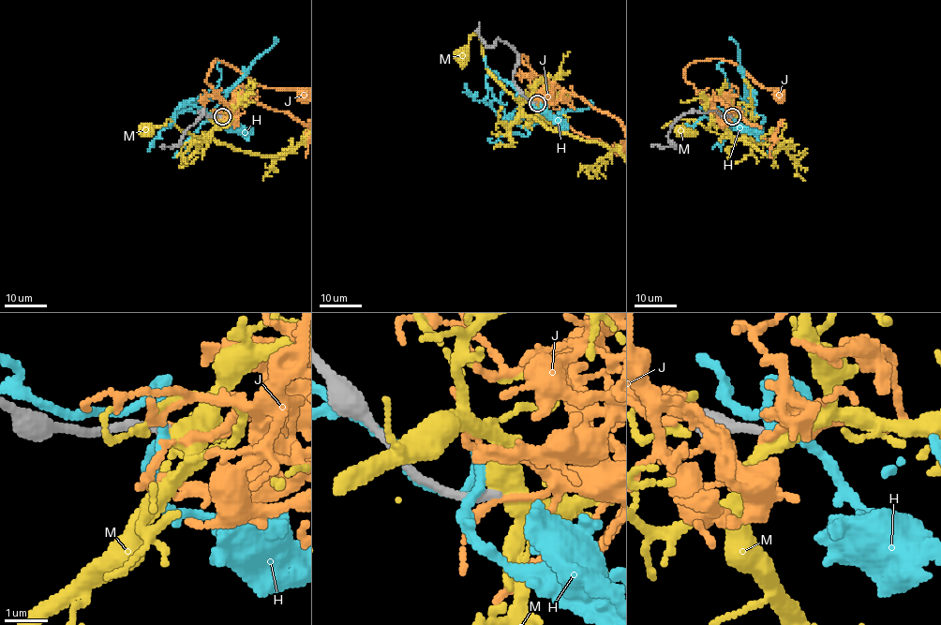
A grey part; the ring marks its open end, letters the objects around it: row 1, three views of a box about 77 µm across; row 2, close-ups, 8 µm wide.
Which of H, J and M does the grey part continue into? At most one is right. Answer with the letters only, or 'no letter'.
no letter

